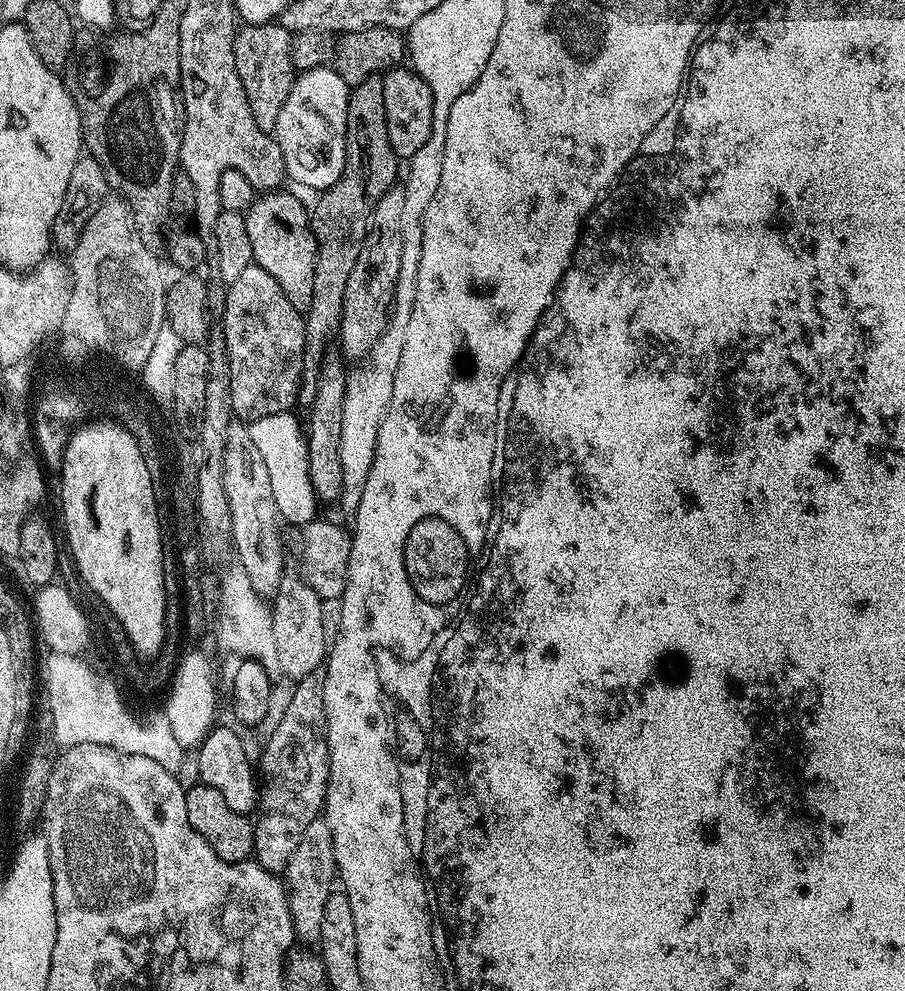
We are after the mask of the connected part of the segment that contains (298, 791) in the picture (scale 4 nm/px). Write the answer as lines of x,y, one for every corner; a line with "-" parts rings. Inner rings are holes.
317,670
306,674
301,680
295,681
292,697
284,704
284,713
280,716
280,721
276,724
276,729
268,736
268,741
264,744
264,753
260,756
260,764
264,767
264,772
268,775
268,781
263,781
262,791
258,796
258,811
254,816
254,846
252,847
252,856
257,864
261,864
268,872
277,874
283,873
290,862
290,854
294,854
294,850
298,847
298,842
302,842
302,834
306,830
306,826
310,826
310,822
314,822
321,815
324,807
324,795
326,794
326,786
328,785
328,731
326,730
326,702
324,701
324,673

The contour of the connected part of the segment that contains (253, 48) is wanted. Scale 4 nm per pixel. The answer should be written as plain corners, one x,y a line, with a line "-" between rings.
269,22
241,27
234,42
238,78
242,78
252,116
260,129
269,134
275,133
278,114
282,114
282,106
298,75
296,67
292,64
292,38
293,33
283,24

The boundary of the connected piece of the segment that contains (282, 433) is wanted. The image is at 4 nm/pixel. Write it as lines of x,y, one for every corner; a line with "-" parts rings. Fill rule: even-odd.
292,412
270,414
270,418
258,418
248,424
248,433
266,462
270,474
270,490
274,490
277,513
295,526
309,524
317,519
318,501
316,491
310,482
310,462
308,461
308,442
302,420

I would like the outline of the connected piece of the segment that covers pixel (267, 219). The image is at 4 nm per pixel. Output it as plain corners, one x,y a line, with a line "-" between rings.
273,190
257,195
255,202
248,208
244,221
246,232
250,234
253,261
282,286
282,294
290,298
290,306
302,314
307,313
310,302
314,302
314,266
316,265
316,239
312,233
309,209
292,192

